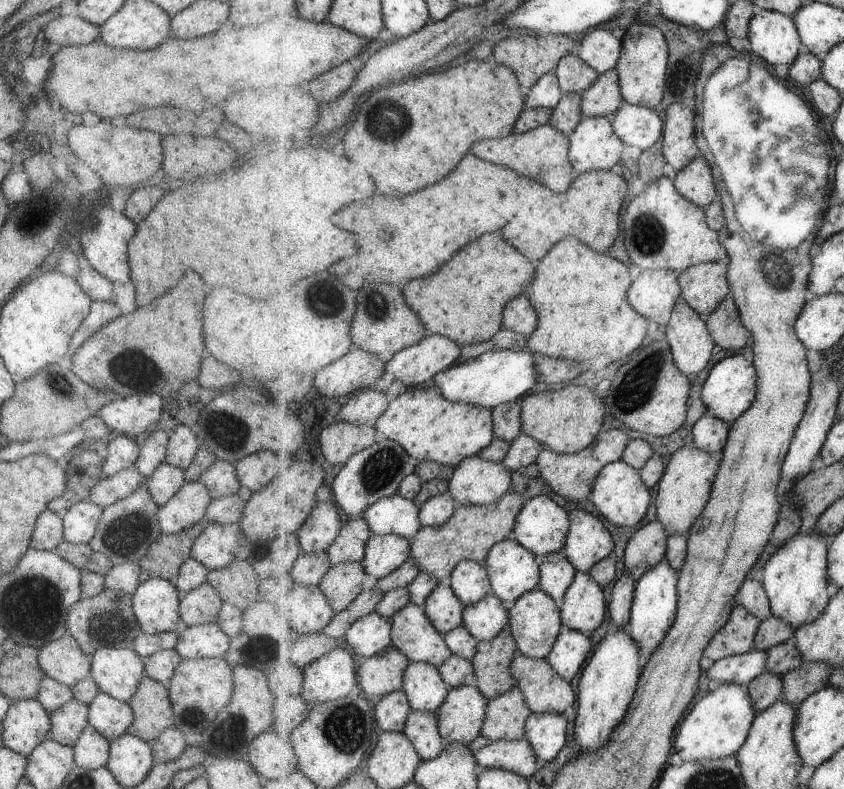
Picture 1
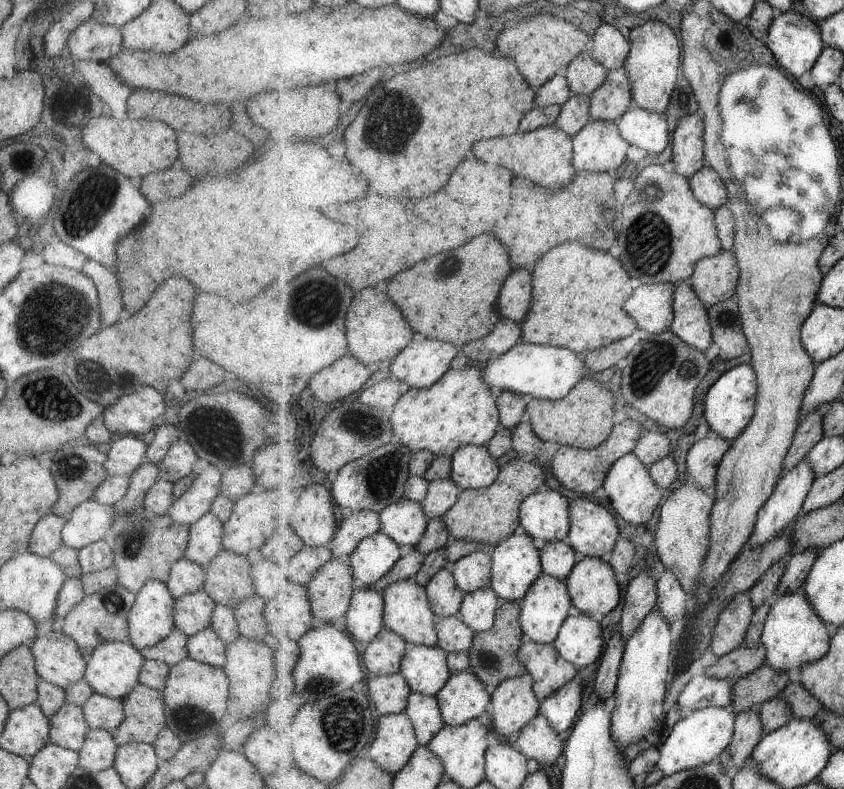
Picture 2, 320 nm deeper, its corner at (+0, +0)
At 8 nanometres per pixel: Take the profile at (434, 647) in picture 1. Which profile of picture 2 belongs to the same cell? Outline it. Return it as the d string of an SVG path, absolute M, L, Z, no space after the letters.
M411 578L411 580L401 580L395 584L389 584L387 590L382 594L385 600L384 624L388 629L403 636L408 644L439 646L437 630L439 617L431 609L426 588L417 584L415 578Z

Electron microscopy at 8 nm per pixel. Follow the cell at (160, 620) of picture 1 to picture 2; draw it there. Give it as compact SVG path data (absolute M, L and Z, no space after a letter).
M149 580L135 593L127 614L127 642L137 651L162 640L173 625L175 599L164 584Z

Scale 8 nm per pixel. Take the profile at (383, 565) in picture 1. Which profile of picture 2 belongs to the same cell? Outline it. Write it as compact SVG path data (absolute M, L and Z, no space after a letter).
M378 533L365 538L351 554L349 562L355 580L360 580L368 586L389 574L401 558L401 545L386 533Z

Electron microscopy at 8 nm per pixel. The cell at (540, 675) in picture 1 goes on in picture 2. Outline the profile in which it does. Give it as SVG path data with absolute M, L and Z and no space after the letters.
M525 638L519 658L534 678L534 691L541 702L577 680L578 668L565 660L552 644L539 644Z

